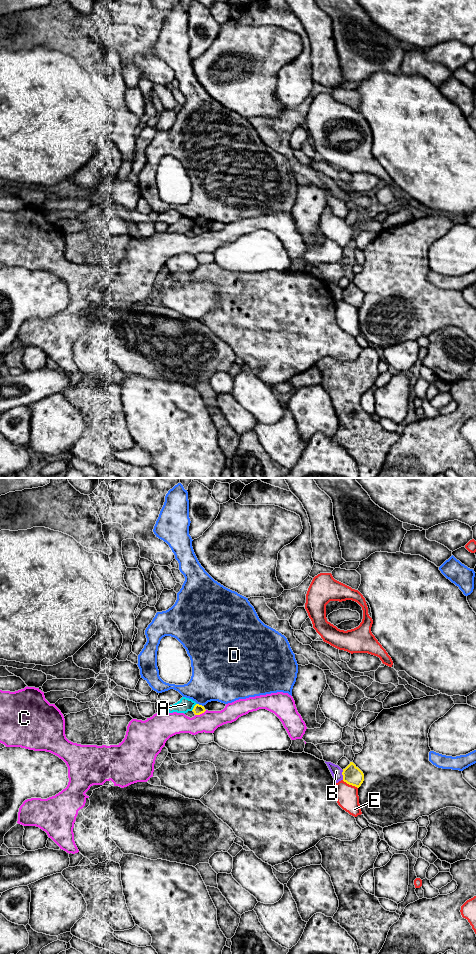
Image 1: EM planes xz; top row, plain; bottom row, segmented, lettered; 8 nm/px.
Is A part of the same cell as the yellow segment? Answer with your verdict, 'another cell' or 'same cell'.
another cell

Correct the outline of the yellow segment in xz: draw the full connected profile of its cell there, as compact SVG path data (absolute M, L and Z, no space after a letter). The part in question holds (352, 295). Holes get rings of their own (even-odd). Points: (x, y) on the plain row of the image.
M350 282L350 284L343 289L342 295L344 302L357 308L359 308L364 301L363 292L353 282Z

